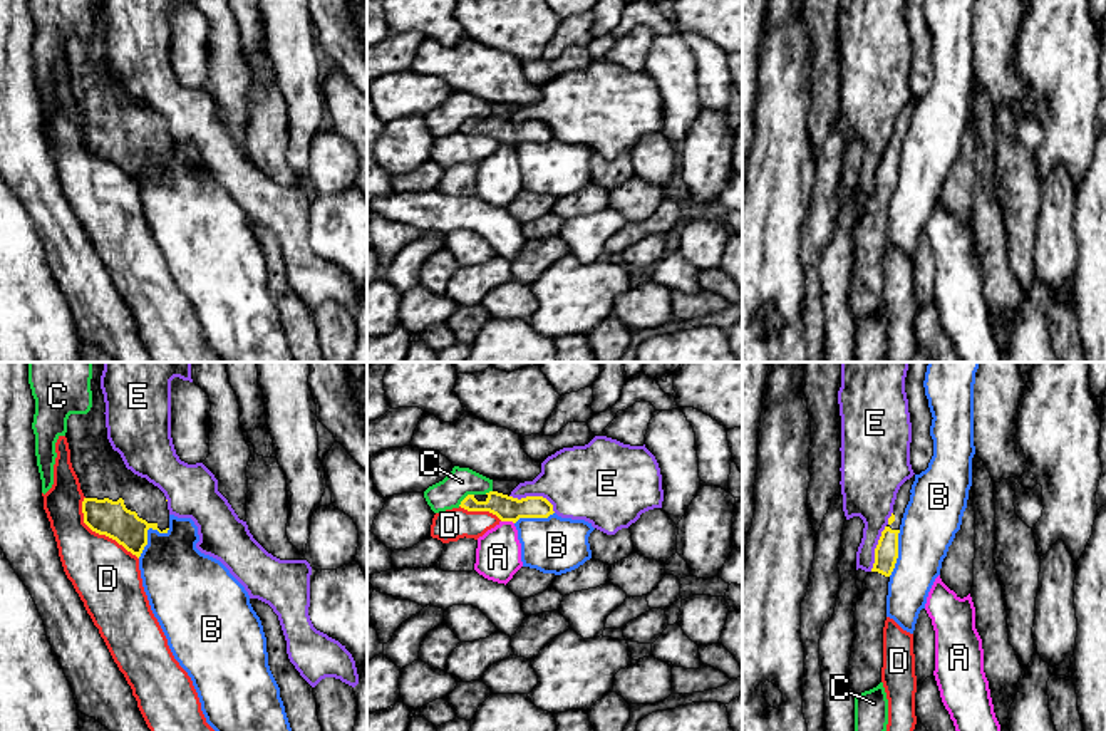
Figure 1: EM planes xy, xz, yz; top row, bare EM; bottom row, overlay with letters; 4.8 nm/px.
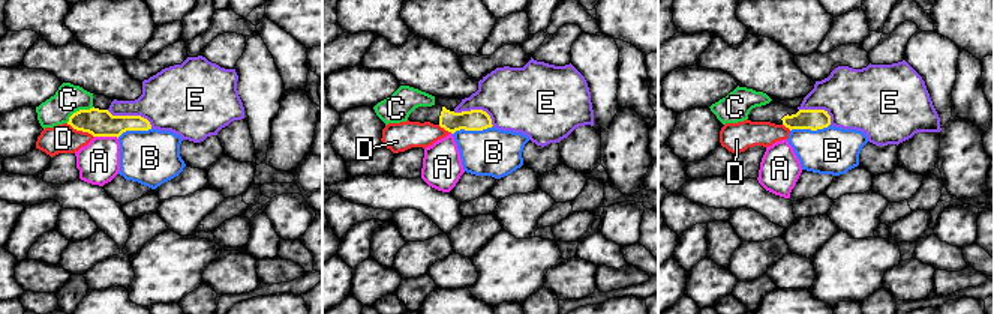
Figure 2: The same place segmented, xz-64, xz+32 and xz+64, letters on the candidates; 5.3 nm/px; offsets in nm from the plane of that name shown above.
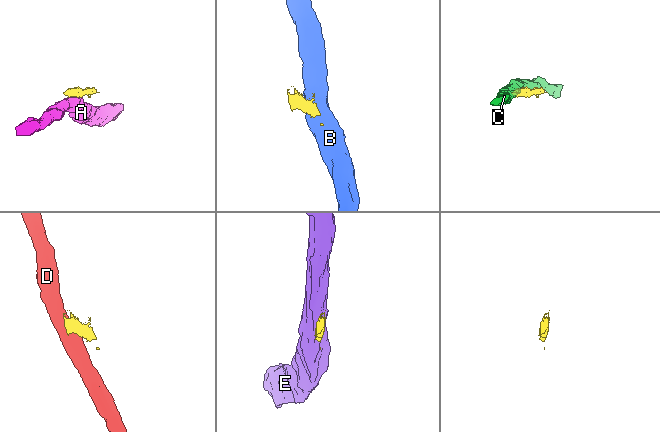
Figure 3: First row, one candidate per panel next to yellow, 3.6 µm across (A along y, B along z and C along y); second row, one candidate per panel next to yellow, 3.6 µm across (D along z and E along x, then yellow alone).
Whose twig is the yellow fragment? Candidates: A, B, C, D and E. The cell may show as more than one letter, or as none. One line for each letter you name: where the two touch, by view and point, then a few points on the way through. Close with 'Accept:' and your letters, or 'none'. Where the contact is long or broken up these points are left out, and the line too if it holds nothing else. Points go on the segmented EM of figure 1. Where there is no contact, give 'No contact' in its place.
Accept: none

